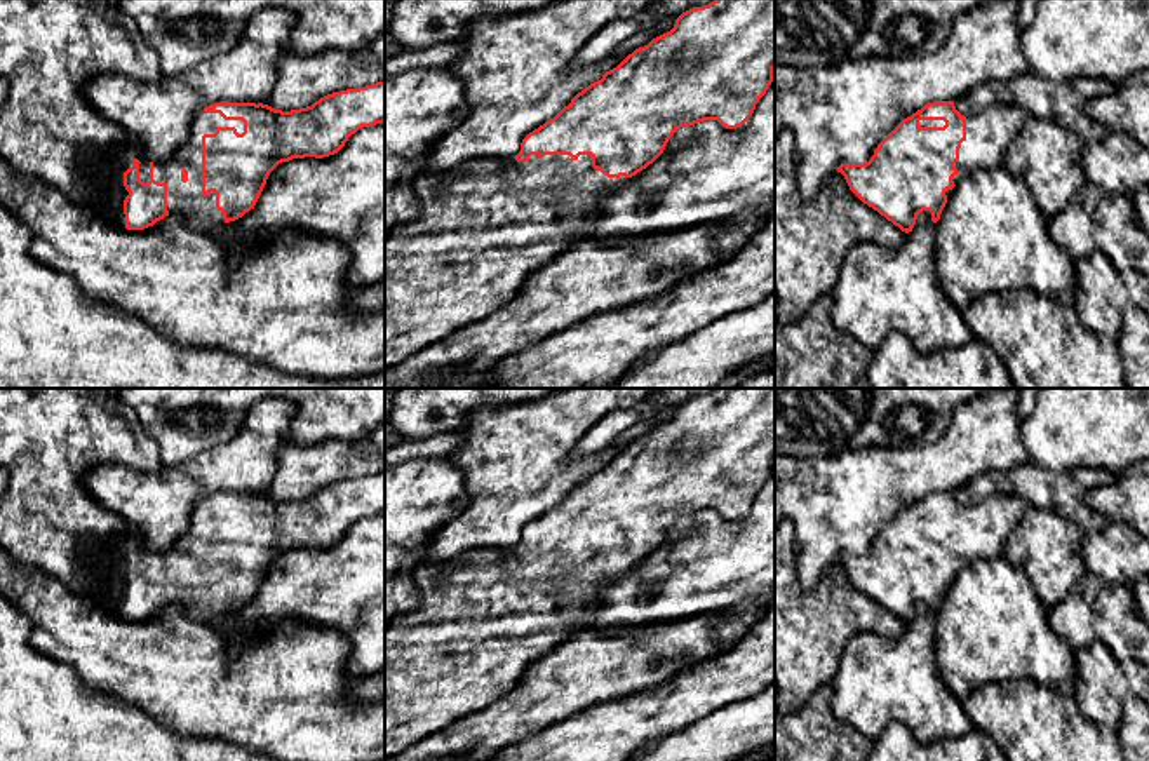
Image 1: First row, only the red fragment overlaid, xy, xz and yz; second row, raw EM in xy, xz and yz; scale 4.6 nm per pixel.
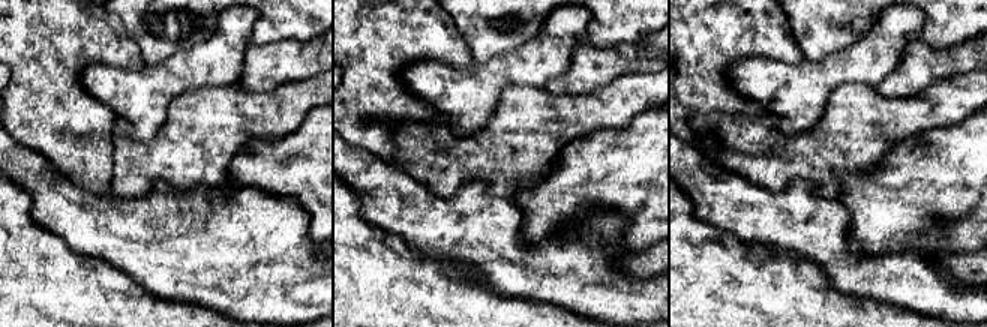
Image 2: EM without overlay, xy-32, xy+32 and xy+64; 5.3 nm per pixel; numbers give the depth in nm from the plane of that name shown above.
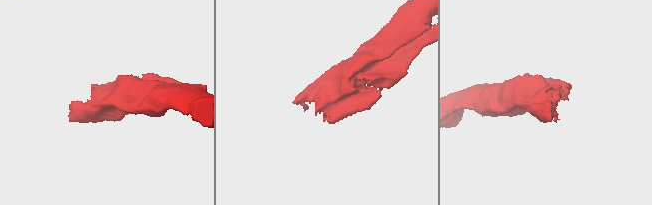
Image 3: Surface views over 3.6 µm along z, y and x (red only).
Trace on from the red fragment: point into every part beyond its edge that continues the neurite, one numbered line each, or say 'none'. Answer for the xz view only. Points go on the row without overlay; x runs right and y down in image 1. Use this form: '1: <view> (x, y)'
1: xz (483, 617)

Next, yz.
1: yz (989, 523)

